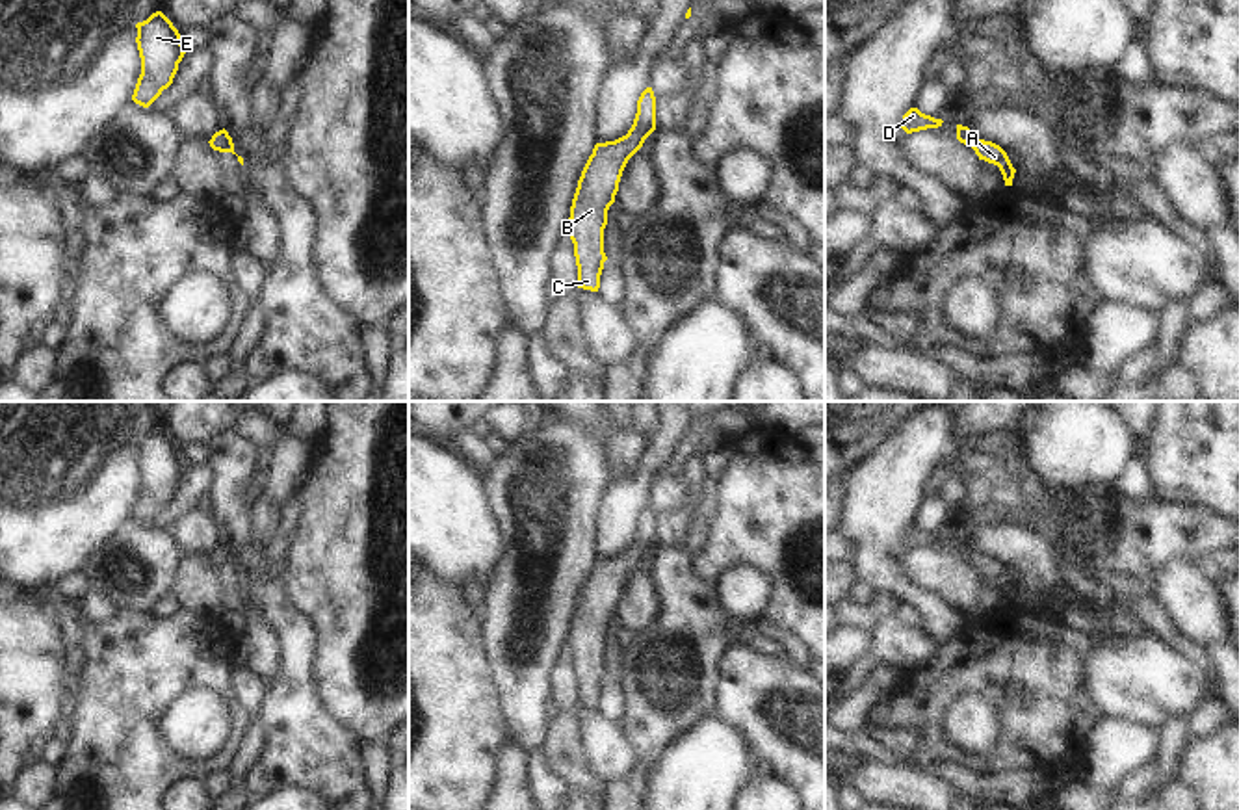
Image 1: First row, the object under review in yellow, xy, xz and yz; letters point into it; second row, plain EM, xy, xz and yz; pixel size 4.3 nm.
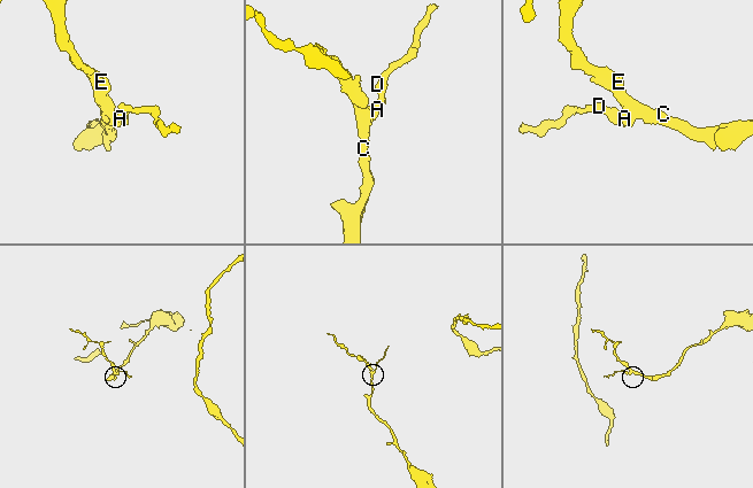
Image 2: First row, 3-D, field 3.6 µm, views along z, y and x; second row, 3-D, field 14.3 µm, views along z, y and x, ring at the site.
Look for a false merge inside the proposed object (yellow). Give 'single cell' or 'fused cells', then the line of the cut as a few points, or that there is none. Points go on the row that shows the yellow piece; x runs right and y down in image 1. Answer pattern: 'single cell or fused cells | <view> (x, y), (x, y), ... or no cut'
single cell | no cut

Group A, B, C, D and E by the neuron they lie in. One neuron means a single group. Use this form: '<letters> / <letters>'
A B C D E

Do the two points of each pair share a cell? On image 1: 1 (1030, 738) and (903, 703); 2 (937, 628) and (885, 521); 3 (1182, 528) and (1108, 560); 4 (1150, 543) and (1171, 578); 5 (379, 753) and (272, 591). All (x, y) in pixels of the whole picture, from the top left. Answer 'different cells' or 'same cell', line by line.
1: same cell
2: same cell
3: same cell
4: different cells
5: different cells

